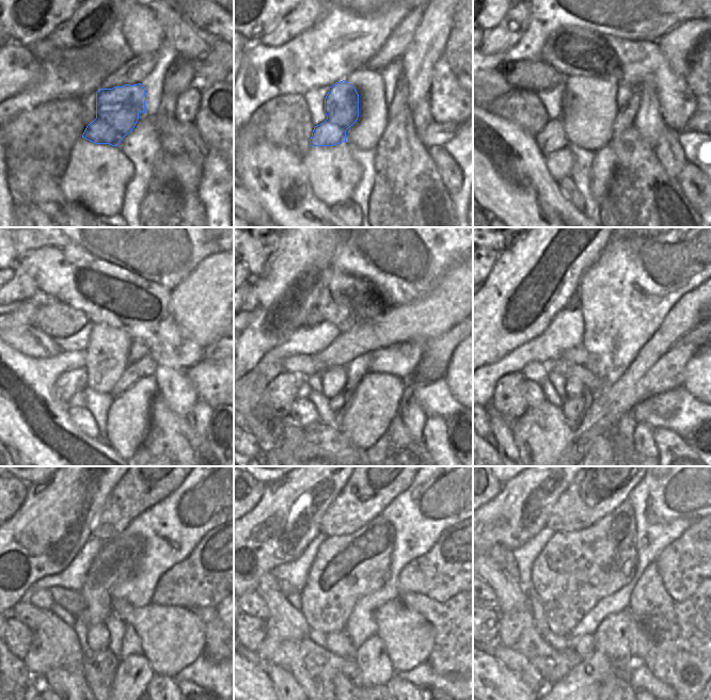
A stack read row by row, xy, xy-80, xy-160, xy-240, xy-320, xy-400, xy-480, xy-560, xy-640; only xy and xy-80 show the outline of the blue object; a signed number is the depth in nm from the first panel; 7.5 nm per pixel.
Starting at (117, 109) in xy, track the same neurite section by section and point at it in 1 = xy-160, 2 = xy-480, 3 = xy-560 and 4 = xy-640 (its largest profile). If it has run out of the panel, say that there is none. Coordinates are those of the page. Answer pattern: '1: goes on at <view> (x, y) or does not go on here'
1: goes on at xy-160 (553, 138)
2: goes on at xy-480 (17, 637)
3: goes on at xy-560 (255, 630)
4: goes on at xy-640 (494, 616)

